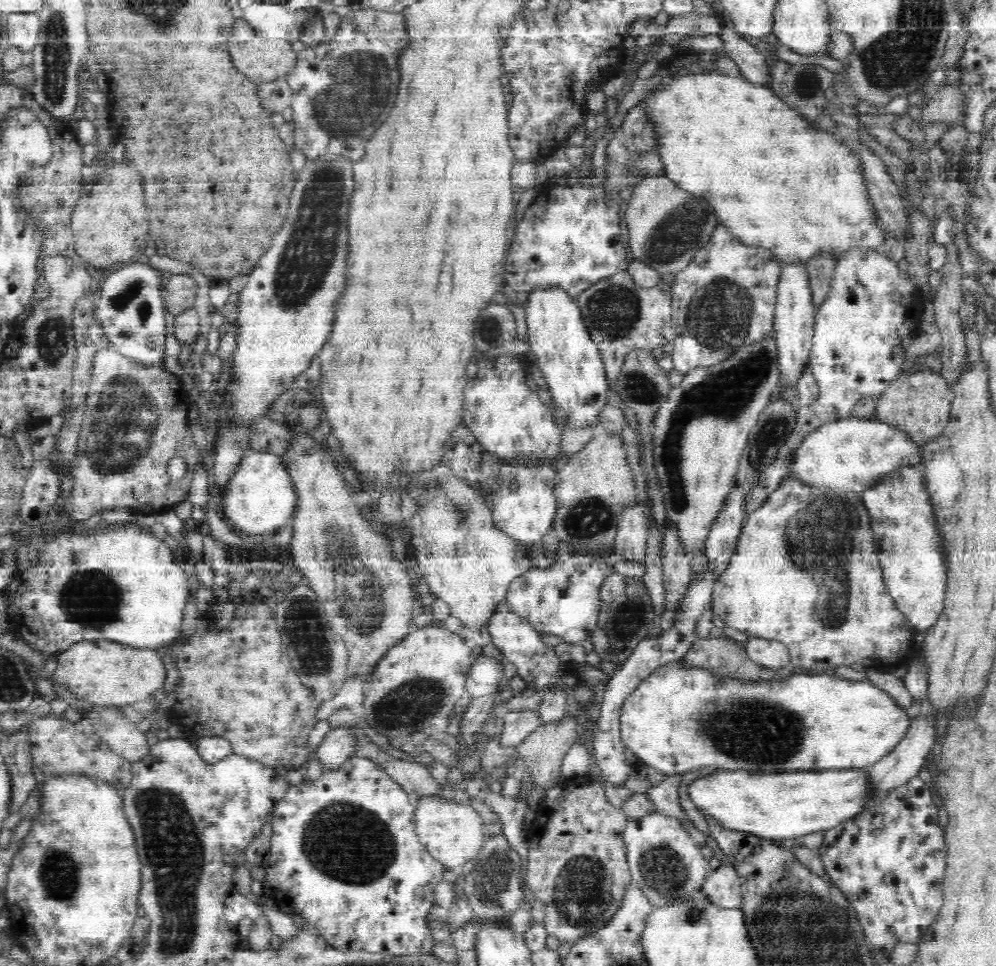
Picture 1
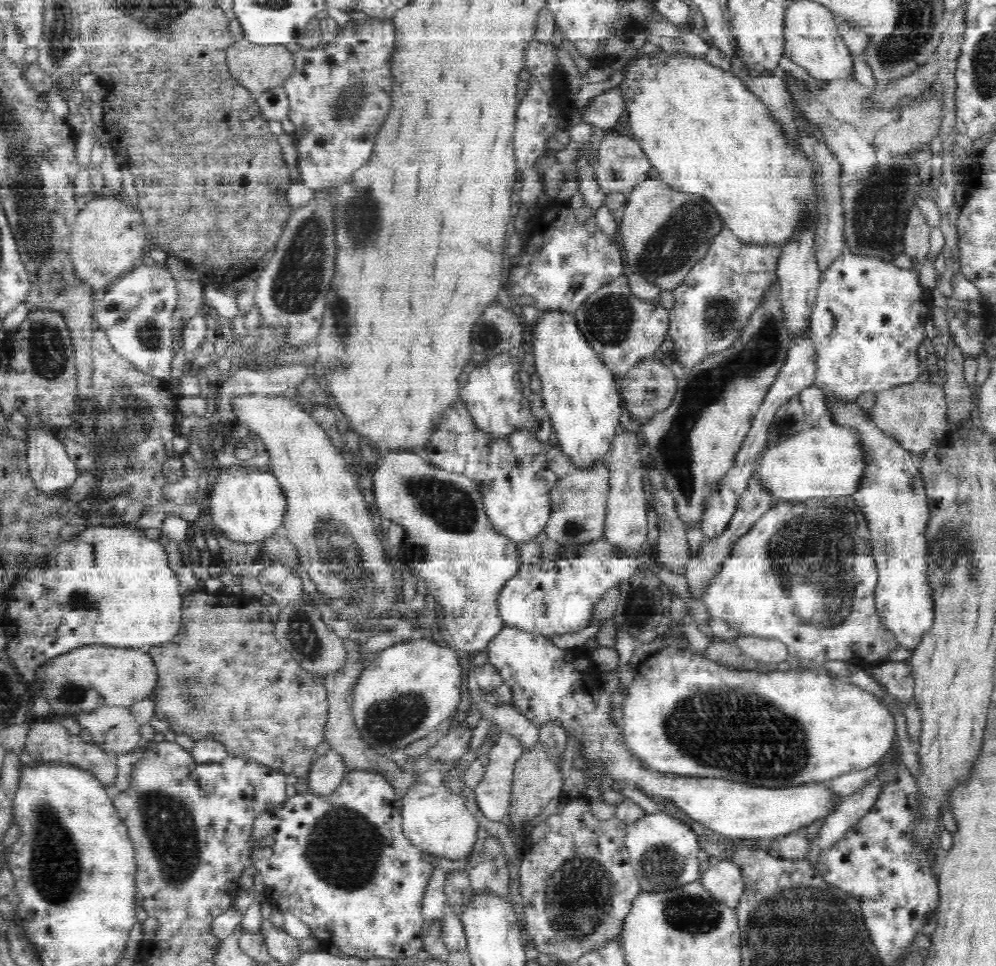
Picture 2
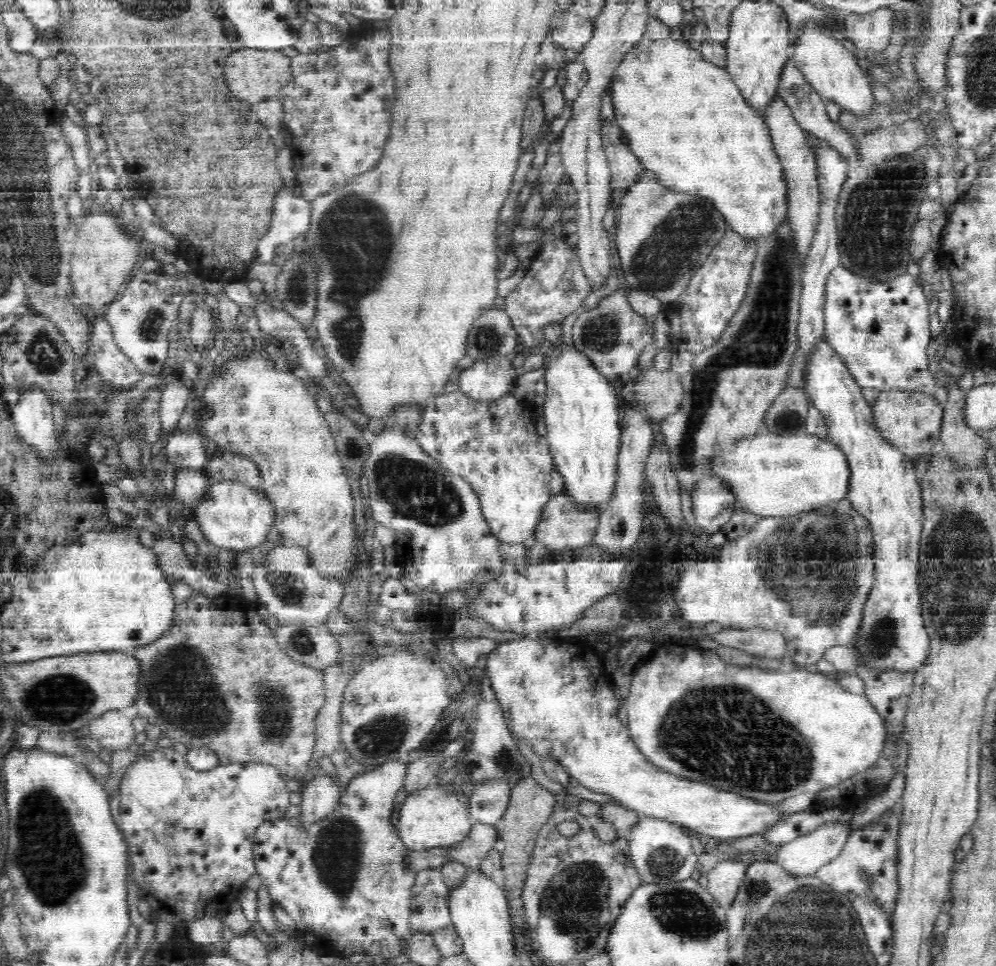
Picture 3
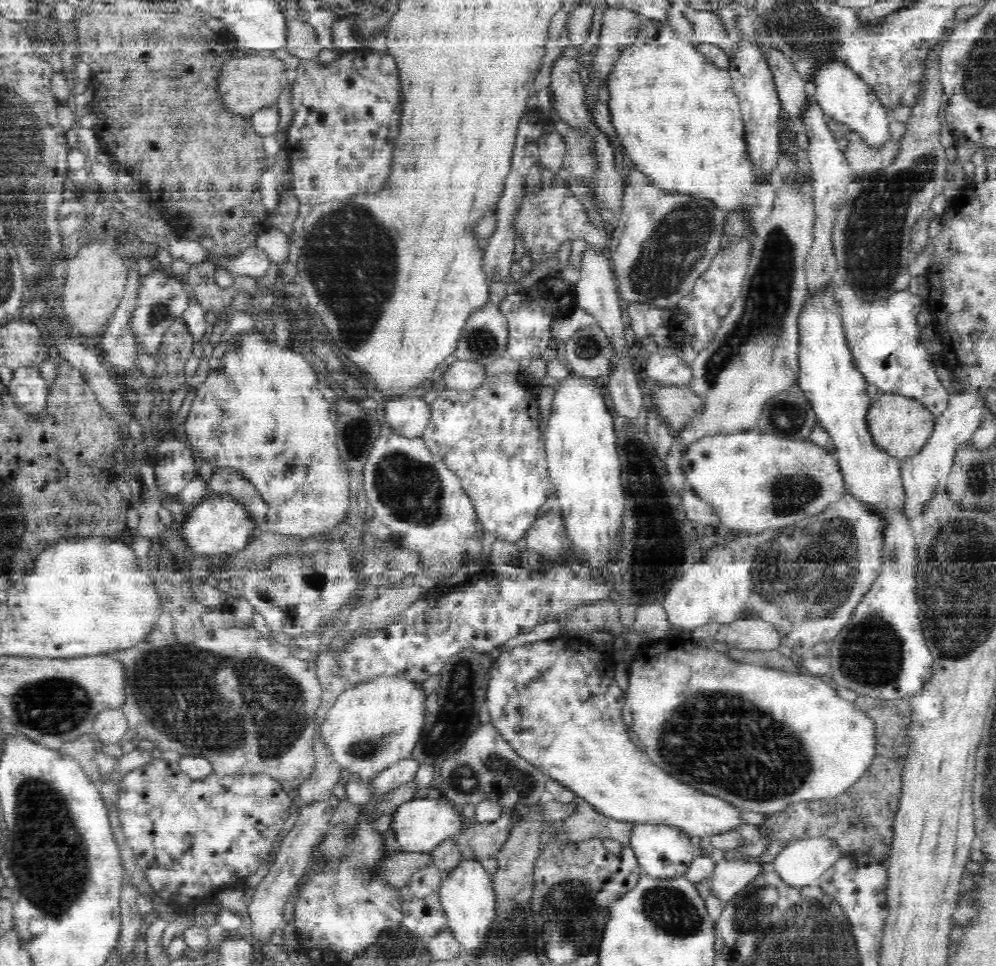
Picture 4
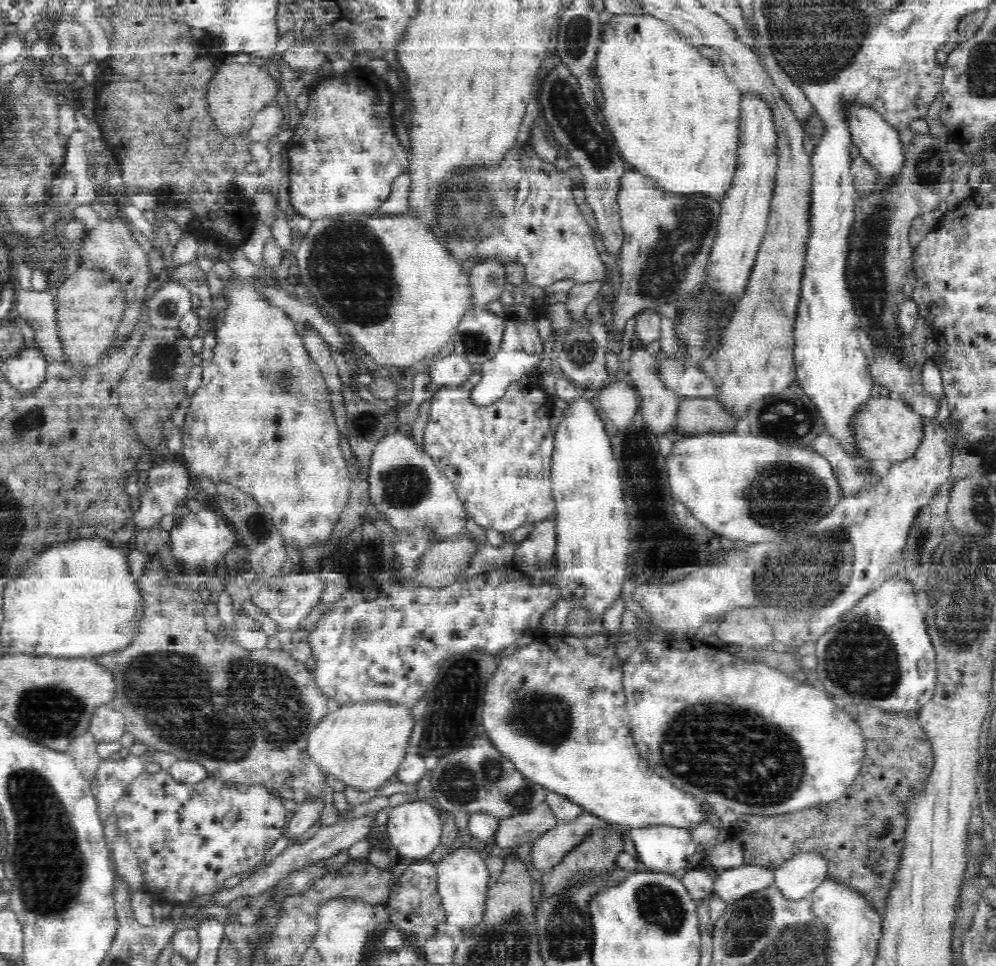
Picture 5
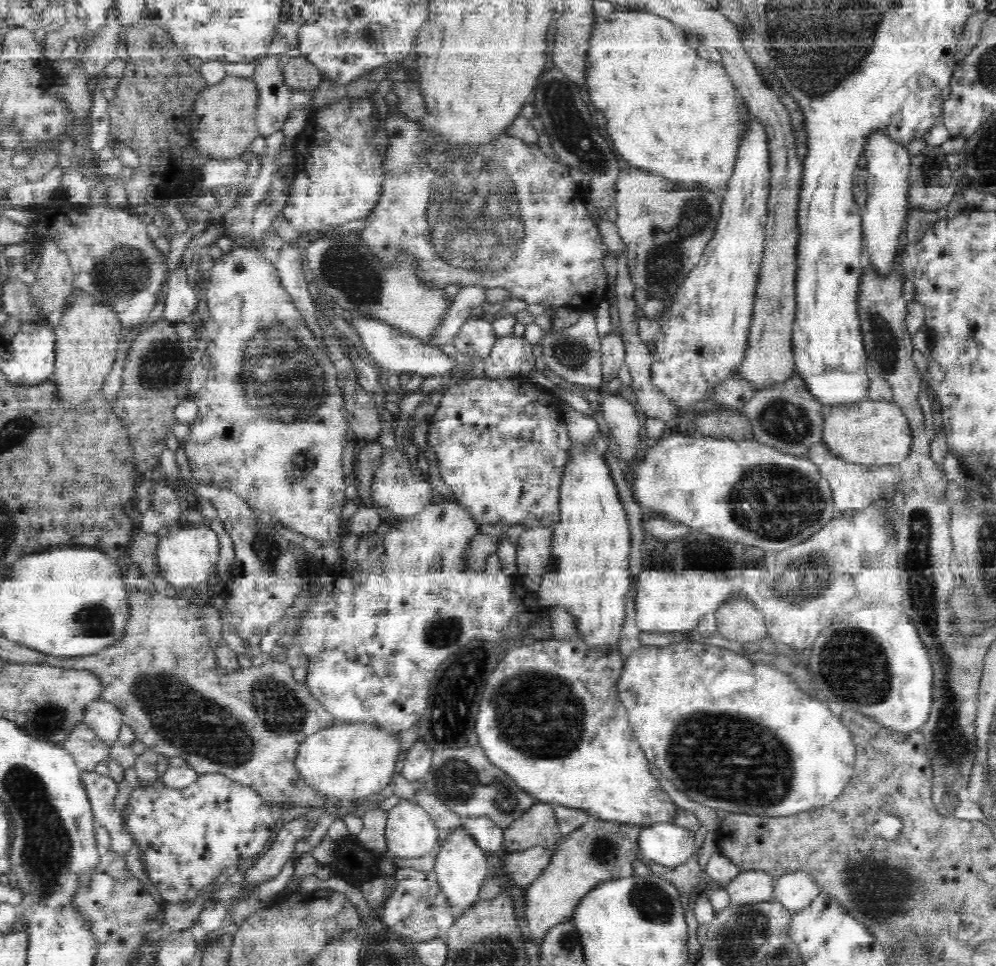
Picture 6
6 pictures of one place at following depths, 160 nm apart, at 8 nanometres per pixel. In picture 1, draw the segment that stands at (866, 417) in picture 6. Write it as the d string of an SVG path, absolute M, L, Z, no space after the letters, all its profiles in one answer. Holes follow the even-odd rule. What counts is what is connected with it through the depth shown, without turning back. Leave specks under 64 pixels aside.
M918 368L915 372L904 372L895 378L881 395L876 397L874 416L890 424L901 424L919 444L938 437L950 420L953 394L948 381L930 368Z

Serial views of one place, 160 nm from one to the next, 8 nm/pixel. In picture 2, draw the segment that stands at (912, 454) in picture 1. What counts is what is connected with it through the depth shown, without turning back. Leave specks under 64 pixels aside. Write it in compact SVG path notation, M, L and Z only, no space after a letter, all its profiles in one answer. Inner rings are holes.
M832 420L818 427L808 427L763 451L756 471L775 498L804 500L853 495L864 482L870 463L872 456L857 428Z

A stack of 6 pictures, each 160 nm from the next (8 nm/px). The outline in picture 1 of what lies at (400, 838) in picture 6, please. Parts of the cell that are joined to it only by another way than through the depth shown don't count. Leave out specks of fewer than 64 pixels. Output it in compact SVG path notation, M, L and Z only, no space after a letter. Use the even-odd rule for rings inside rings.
M422 798L416 805L418 838L442 866L447 869L458 868L478 856L488 833L480 815L470 805L455 804L441 798Z

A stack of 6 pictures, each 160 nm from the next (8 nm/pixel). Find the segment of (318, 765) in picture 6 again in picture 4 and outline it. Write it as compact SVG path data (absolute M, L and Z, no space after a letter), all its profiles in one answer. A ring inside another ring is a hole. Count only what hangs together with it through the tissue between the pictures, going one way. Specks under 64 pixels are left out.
M382 672L378 676L364 678L352 683L332 705L328 711L321 731L333 752L334 758L340 763L342 770L350 770L359 774L361 780L368 780L372 774L388 768L398 760L410 758L411 752L422 740L422 731L426 728L426 692L423 681L414 680L406 672Z

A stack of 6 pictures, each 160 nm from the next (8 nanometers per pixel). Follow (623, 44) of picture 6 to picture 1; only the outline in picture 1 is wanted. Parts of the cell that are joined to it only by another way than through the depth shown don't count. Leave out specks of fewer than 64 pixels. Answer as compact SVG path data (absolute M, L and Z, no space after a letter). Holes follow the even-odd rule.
M720 73L688 75L676 79L670 85L670 88L658 92L650 100L650 109L656 115L656 119L662 127L662 135L664 135L662 146L656 152L660 153L666 164L665 176L673 180L682 190L706 198L706 202L714 209L714 214L720 224L727 226L741 243L751 247L765 248L776 259L776 263L794 267L805 266L810 259L816 258L818 255L832 255L836 258L842 258L850 251L884 251L886 230L875 212L872 196L869 195L868 176L865 175L866 162L862 159L860 152L853 148L853 145L846 143L834 132L820 130L814 120L805 117L805 113L797 112L796 108L782 101L782 98L777 96L776 91L772 90L771 86L765 87L750 82L743 76L738 78Z

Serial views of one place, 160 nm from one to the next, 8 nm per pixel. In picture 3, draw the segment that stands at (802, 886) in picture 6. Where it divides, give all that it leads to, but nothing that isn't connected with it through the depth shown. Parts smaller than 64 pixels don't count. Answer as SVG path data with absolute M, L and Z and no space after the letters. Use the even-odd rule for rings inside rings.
M850 821L824 822L814 832L785 843L776 862L794 875L813 874L842 852L852 830Z

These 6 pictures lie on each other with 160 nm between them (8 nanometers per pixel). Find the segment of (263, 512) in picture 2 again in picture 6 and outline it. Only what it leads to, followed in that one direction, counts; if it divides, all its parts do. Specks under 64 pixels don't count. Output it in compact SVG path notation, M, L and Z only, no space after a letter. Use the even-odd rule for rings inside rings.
M209 522L190 528L171 527L170 532L158 544L158 558L162 577L174 587L189 591L194 585L211 581L217 574L216 562L220 554L218 534L210 528Z

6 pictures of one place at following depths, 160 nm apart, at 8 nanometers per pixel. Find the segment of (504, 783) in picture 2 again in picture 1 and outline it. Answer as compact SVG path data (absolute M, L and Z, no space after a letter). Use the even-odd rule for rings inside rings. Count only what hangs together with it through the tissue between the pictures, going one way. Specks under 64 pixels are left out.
M538 707L535 710L516 710L504 717L502 738L499 746L515 746L519 744L540 724L543 723Z

